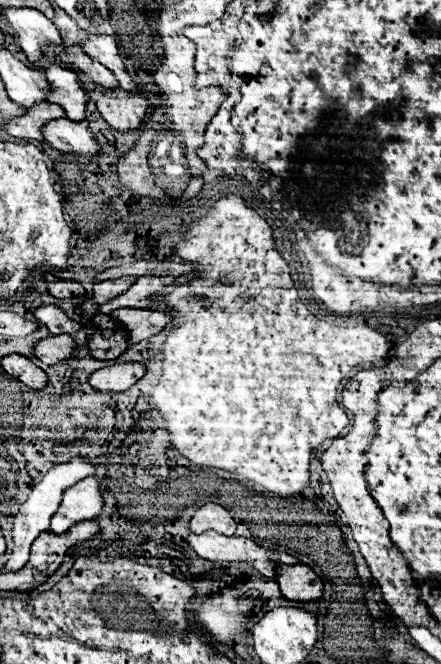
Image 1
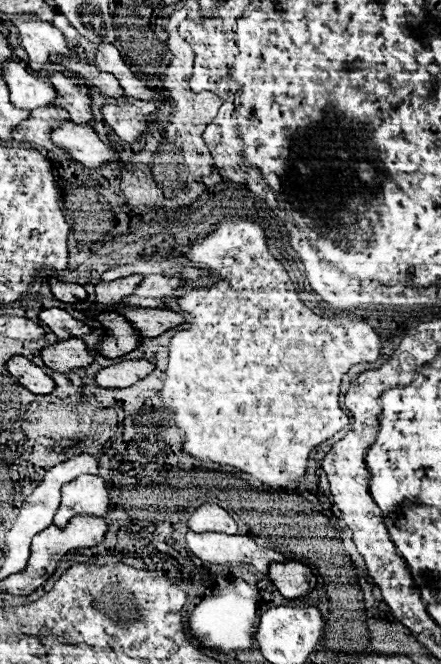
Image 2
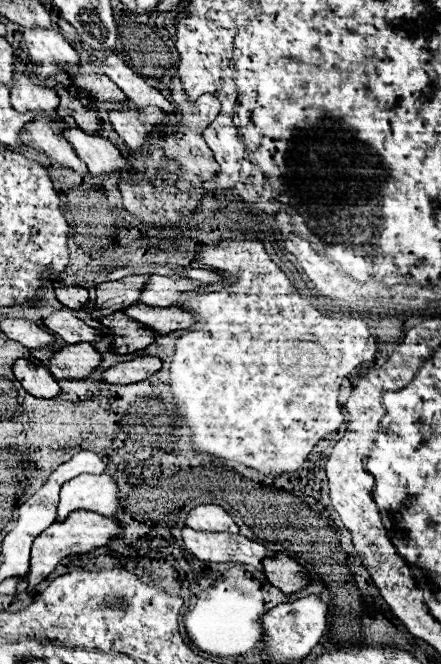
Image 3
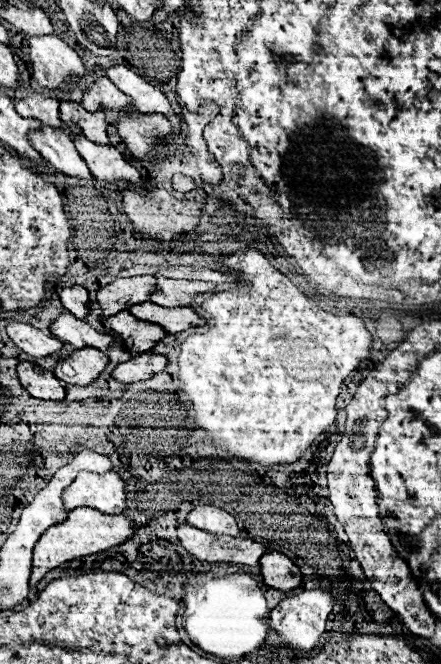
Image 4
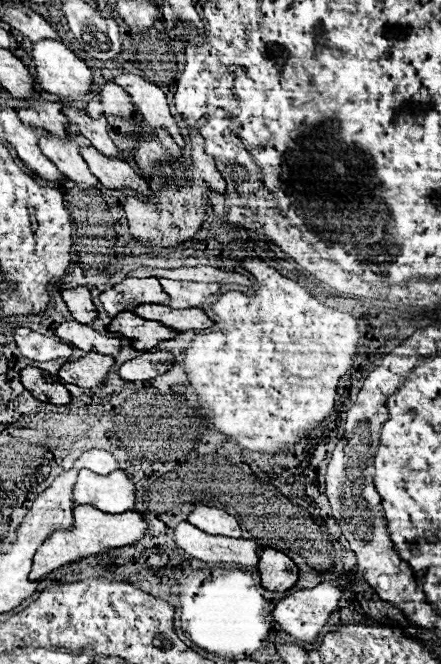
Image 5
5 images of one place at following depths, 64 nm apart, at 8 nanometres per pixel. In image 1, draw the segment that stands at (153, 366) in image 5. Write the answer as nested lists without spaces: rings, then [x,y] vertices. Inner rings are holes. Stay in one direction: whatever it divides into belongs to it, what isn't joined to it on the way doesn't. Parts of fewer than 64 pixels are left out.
[[[134,362],[114,364],[90,374],[88,384],[98,392],[124,392],[132,384],[136,384],[140,376],[144,376],[144,370],[146,368],[142,364],[134,364]]]

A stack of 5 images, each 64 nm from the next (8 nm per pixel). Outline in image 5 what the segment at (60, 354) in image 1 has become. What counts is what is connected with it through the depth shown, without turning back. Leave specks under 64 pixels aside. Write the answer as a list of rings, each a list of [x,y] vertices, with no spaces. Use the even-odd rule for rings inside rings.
[[[86,352],[82,358],[66,362],[58,370],[58,378],[68,384],[76,384],[80,388],[94,388],[104,384],[112,364],[114,364],[112,356],[104,356],[100,352]]]

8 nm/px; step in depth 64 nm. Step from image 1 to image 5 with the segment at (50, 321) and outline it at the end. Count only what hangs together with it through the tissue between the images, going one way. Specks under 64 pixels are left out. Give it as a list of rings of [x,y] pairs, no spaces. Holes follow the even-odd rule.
[[[68,318],[64,320],[56,330],[54,334],[74,346],[74,348],[80,348],[84,352],[104,352],[106,356],[110,354],[116,354],[120,350],[120,340],[118,338],[110,338],[110,336],[102,336],[100,332],[96,332],[92,326],[88,324],[78,324],[76,320]]]

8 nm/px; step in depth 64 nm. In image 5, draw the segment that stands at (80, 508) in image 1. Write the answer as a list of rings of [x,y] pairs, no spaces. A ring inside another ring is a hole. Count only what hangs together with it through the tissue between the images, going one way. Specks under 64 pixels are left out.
[[[90,470],[78,472],[78,482],[74,486],[74,504],[90,504],[108,514],[120,514],[132,510],[134,484],[128,480],[126,472],[114,470],[106,476],[94,474]]]

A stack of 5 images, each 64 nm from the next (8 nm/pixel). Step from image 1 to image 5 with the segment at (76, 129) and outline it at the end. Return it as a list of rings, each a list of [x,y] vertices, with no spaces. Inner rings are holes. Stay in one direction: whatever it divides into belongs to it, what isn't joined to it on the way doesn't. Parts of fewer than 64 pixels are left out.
[[[86,146],[80,148],[82,158],[86,160],[86,164],[90,166],[90,172],[106,186],[112,190],[122,190],[122,188],[132,188],[140,194],[150,194],[150,188],[146,184],[146,180],[142,176],[138,176],[134,172],[134,168],[120,160],[120,158],[110,158],[104,156],[100,150],[96,150],[94,146]]]

